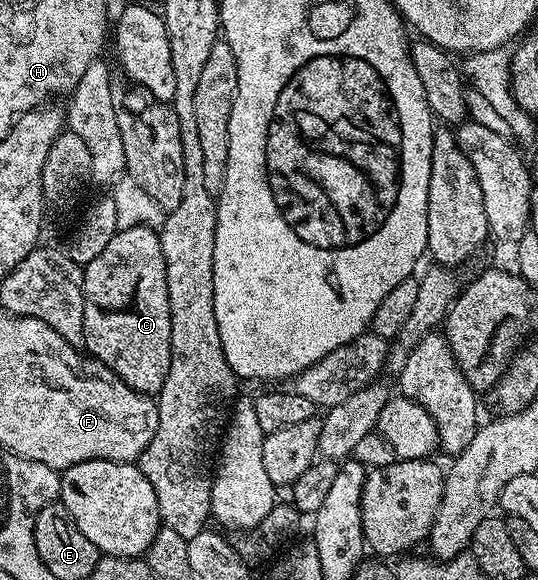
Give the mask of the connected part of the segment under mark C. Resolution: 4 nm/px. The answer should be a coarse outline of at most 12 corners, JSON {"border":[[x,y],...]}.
{"border":[[160,232],[83,268],[83,345],[137,393],[171,371]]}

